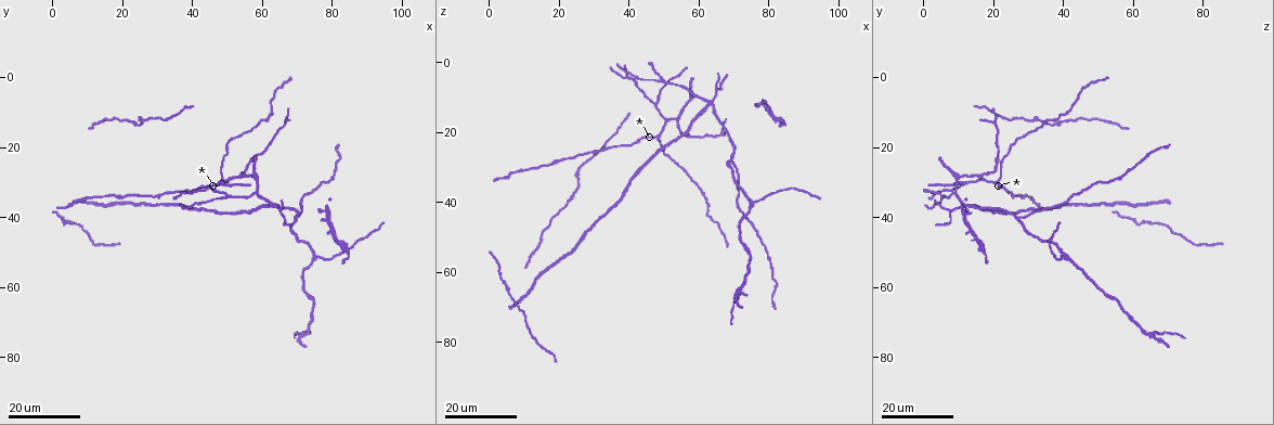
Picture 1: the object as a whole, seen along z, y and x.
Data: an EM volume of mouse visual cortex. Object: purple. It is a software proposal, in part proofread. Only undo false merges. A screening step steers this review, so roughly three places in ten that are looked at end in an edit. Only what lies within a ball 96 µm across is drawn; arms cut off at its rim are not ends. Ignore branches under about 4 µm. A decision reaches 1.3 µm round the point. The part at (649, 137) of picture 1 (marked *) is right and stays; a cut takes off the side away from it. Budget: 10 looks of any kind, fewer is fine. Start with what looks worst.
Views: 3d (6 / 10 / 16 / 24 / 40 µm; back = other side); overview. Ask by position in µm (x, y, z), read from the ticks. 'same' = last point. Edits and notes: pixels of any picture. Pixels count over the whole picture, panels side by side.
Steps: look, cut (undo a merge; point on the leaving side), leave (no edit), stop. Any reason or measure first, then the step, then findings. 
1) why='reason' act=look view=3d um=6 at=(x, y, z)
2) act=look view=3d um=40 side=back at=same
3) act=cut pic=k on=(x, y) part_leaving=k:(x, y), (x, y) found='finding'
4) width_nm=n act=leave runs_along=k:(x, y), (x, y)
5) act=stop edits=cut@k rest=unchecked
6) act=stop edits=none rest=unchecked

why='two arms in line, one across' act=look view=3d um=24 at=(54.0, 28.5, 16.0)

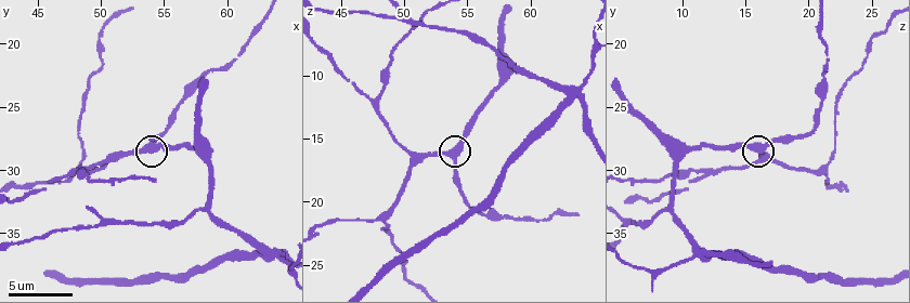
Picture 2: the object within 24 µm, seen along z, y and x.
act=look view=3d um=10 at=(54.2, 28.2, 16.6)

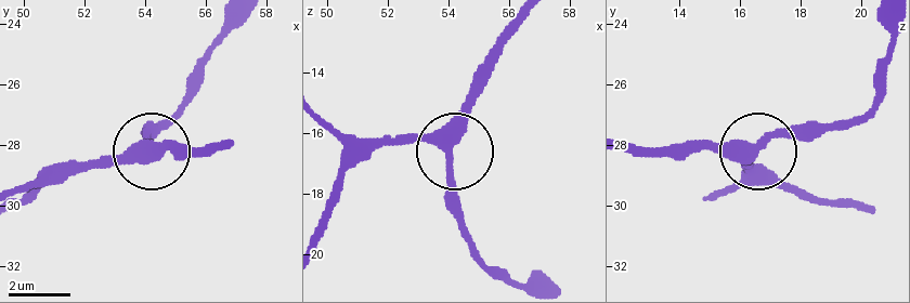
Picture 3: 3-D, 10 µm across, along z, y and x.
act=leave runs_along=3:(323, 210), (382, 146), (438, 141), (453, 215) found='one neuron here'

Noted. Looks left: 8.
act=look view=3d um=24 at=(75.0, 51.0, 40.0)

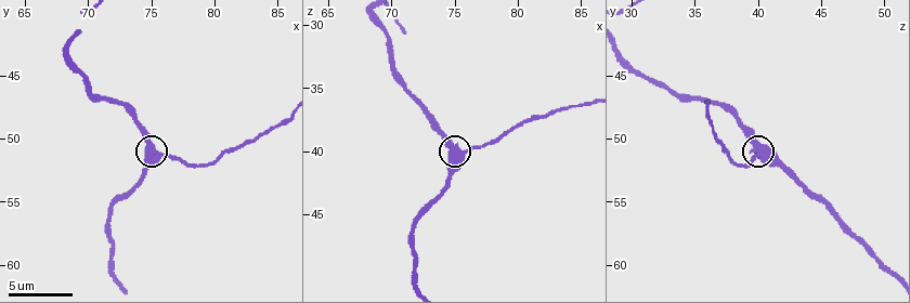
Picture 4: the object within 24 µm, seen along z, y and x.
act=look view=3d um=10 at=(75.6, 51.2, 40.4)

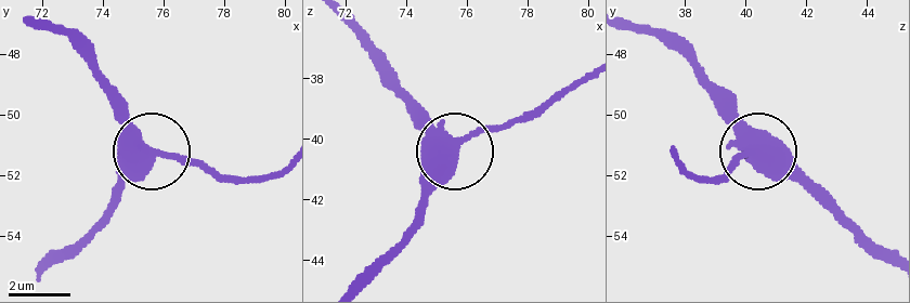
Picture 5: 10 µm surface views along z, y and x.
act=leave runs_along=5:(36, 20), (65, 35), (145, 143), (212, 167) found='one neuron here'

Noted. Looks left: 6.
why='four or more arms meet' act=look view=3d um=10 at=(63.2, 36.8, 11.8)

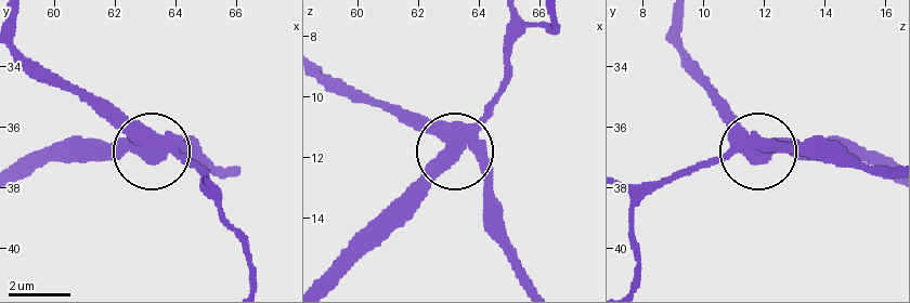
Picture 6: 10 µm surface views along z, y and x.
act=cut pic=6 on=(124, 152) part_leaving=6:(457, 149), (420, 200), (342, 278) found='a second neuron is stuck on'

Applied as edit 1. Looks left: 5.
act=look view=overview

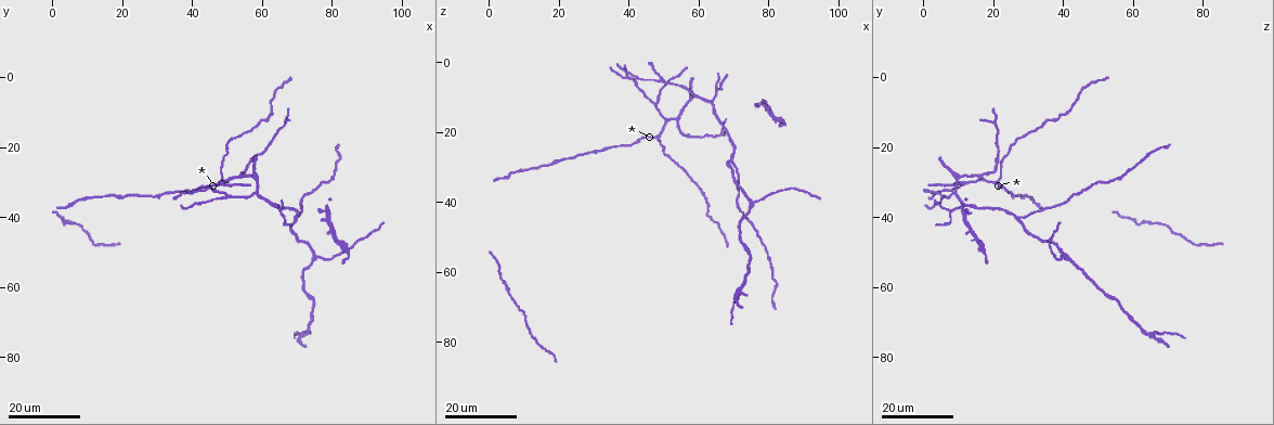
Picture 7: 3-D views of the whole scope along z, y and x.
why='three arms meet' act=look view=3d um=24 at=(71.5, 73.0, 65.5)

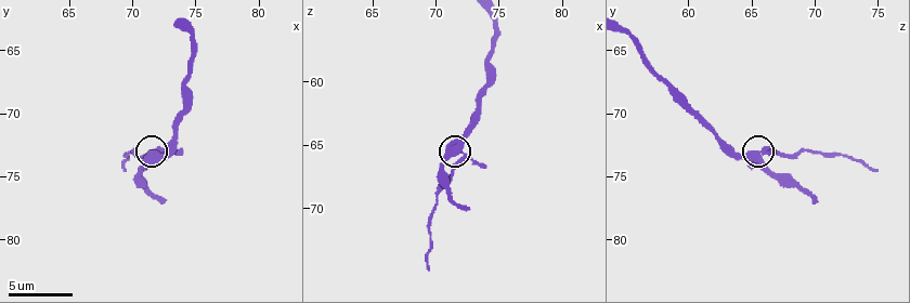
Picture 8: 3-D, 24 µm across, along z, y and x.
act=look view=3d um=10 at=(71.6, 73.2, 65.6)

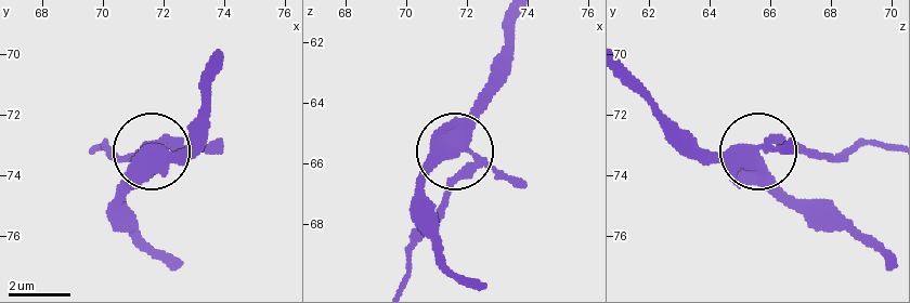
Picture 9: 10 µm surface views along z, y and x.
arms=3 act=cut pic=9 on=(443, 198) part_leaving=9:(473, 163), (410, 253), (404, 285) found='a second neuron is stuck on'

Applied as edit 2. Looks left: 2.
act=stop edits=cut@6,cut@9 rest=unchecked

